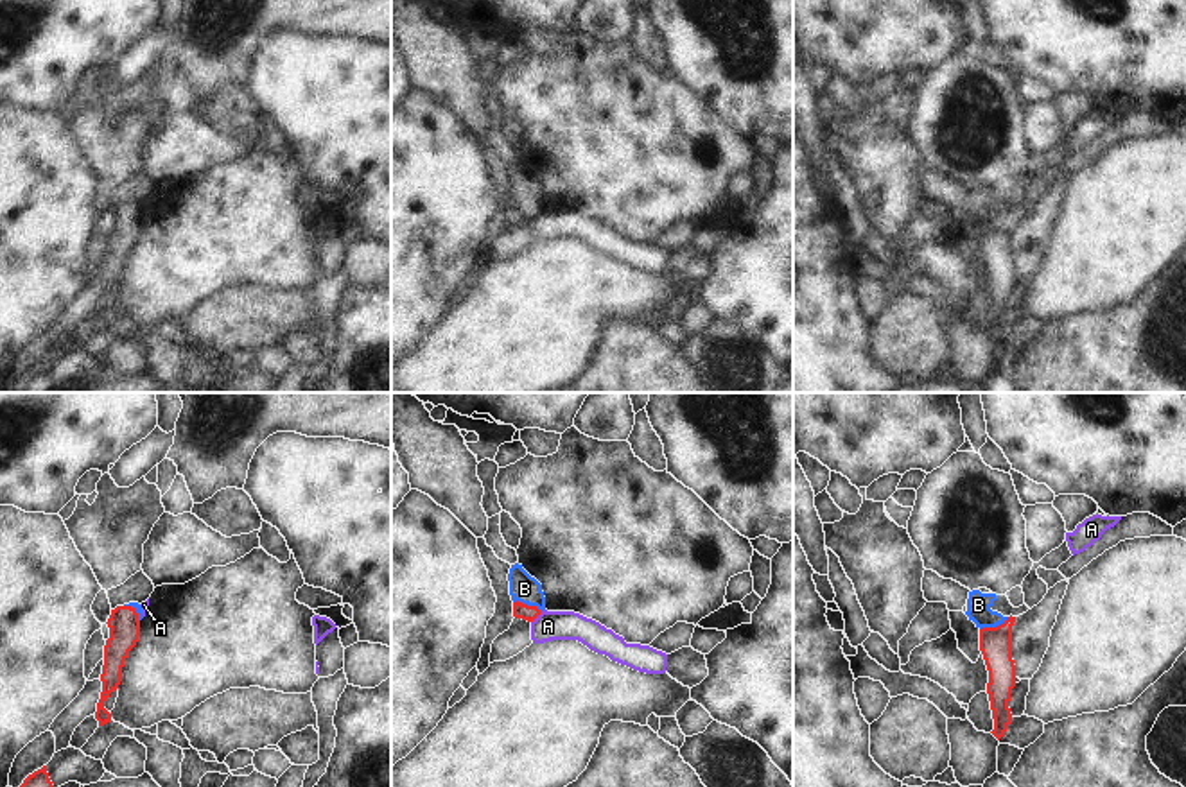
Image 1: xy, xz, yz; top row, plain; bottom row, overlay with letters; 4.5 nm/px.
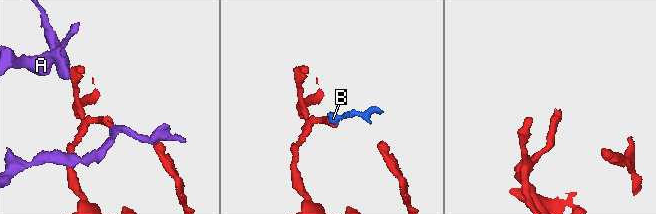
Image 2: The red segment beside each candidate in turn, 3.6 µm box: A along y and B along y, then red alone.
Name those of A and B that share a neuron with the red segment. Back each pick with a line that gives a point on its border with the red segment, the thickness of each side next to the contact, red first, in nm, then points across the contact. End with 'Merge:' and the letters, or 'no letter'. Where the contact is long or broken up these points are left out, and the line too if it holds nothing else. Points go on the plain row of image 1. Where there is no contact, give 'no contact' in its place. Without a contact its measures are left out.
B: meets red in yz at (993, 226); 140 nm thick on the red side, 110 nm on the other; runs through yz (994, 241), (993, 226), (980, 212), (978, 203)
Merge: B

